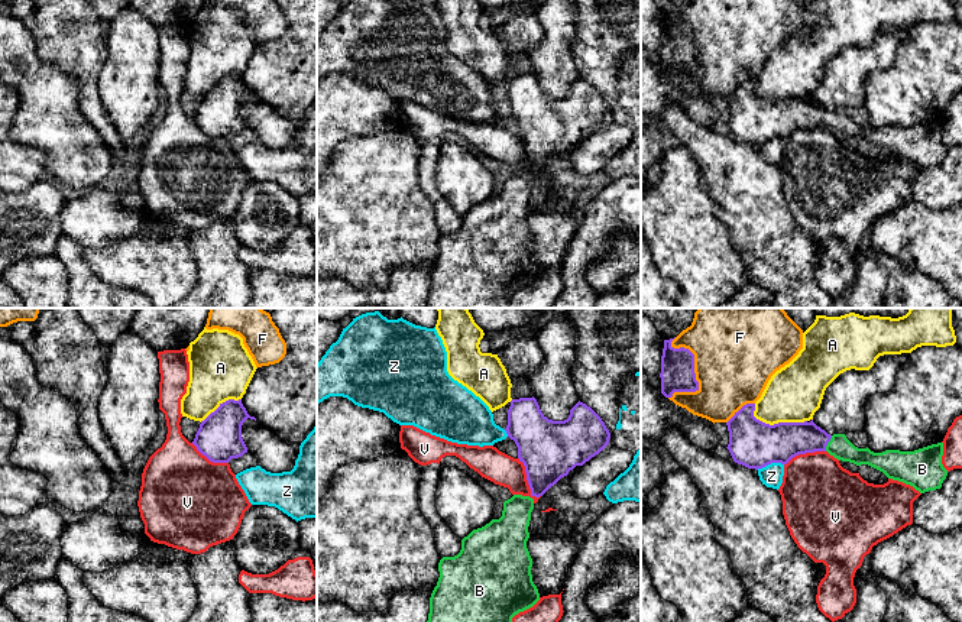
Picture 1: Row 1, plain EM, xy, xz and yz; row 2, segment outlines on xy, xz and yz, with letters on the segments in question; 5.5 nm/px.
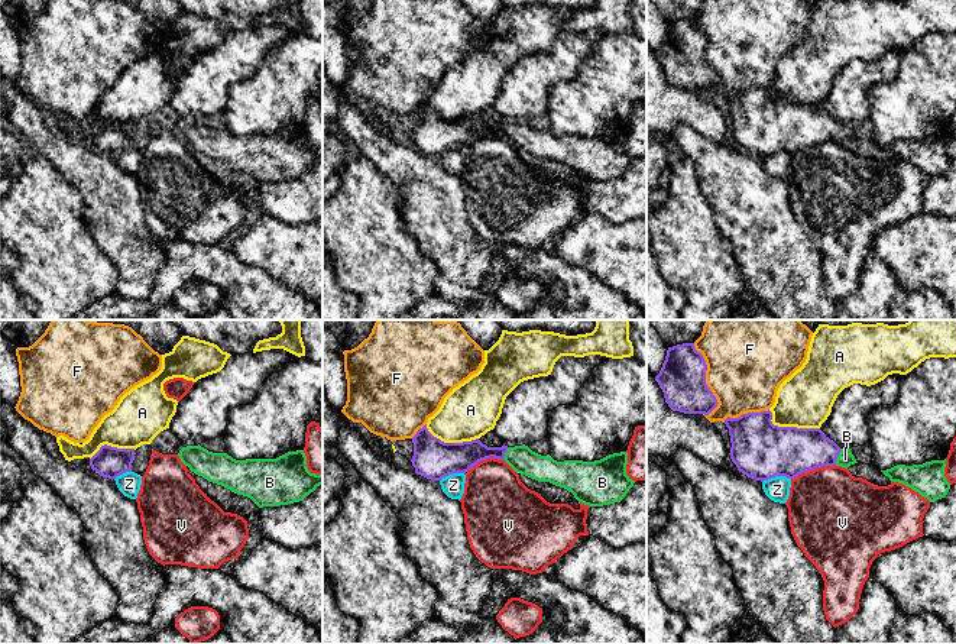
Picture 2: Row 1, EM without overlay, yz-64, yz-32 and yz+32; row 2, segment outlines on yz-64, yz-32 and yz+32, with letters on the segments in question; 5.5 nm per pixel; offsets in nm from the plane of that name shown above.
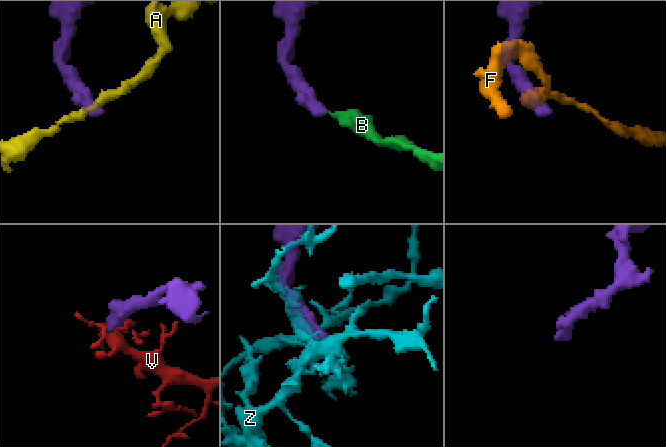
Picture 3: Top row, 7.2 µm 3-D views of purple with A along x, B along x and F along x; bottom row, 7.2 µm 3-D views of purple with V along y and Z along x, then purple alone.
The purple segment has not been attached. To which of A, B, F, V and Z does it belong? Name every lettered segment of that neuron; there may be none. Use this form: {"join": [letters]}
{"join": ["B"]}

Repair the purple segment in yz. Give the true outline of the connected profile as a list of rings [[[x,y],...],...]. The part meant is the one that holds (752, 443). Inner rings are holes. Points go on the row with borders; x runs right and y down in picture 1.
[[[746,404],[726,422],[729,431],[726,448],[735,463],[748,469],[758,470],[771,463],[787,464],[799,454],[827,451],[842,461],[868,464],[920,493],[940,489],[948,476],[942,464],[943,443],[914,451],[874,453],[868,447],[855,447],[845,434],[827,434],[813,419],[770,425],[757,419],[754,411],[755,404]]]

